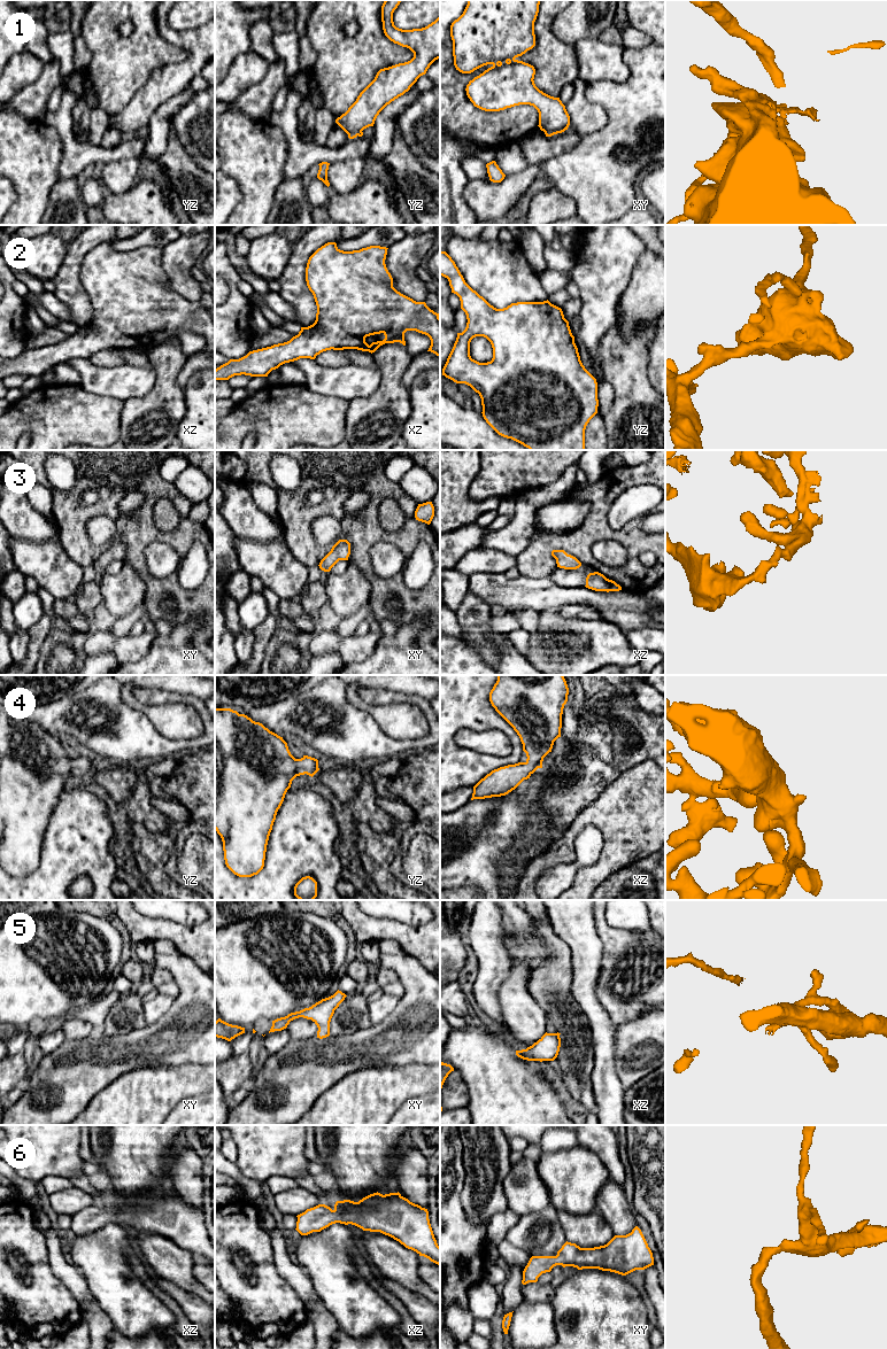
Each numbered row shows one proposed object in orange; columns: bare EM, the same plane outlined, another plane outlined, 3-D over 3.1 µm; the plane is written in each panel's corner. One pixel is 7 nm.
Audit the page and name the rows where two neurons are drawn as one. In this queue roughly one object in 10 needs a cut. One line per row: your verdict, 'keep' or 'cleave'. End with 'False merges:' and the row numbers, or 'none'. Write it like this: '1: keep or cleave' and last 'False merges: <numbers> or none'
1: cleave
2: keep
3: keep
4: keep
5: keep
6: keep
False merges: 1

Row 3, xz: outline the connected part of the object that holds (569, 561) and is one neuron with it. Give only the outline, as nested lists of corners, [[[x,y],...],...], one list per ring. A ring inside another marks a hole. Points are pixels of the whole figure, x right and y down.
[[[553,550],[552,556],[556,559],[560,568],[577,569],[581,566],[581,563],[576,557],[568,555],[564,550]]]

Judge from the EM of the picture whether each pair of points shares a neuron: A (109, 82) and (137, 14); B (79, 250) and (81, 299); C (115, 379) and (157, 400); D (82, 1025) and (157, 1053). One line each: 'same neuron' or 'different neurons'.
A: same neuron
B: same neuron
C: different neurons
D: different neurons

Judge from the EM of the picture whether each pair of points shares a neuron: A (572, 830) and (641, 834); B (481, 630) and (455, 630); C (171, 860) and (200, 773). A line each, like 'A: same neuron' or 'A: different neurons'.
A: same neuron
B: different neurons
C: same neuron

